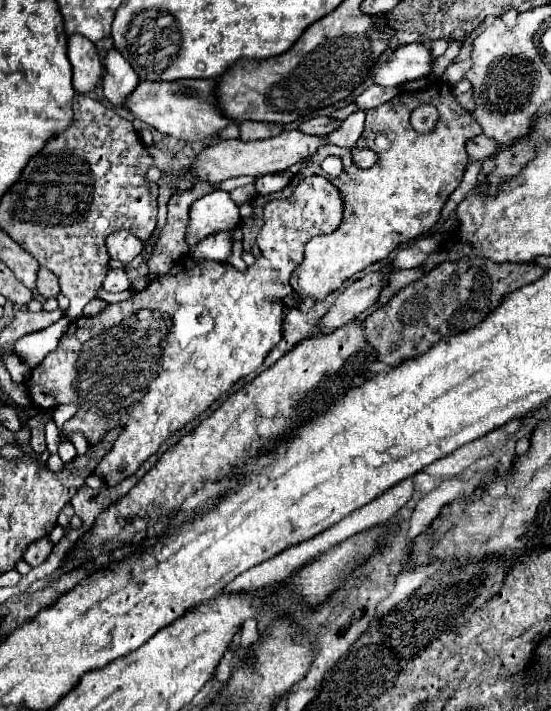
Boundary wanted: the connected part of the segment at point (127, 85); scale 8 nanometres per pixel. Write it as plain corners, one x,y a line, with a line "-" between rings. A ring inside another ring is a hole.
110,50
106,54
104,68
106,68
106,74
104,74
104,80
102,80
104,96
114,106
122,106
122,102
128,98
130,90
134,90
134,86
138,86
140,78
134,72
134,68
116,50

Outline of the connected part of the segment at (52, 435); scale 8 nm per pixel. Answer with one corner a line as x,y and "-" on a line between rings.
52,420
46,424
46,446
48,446
50,454
58,452
58,428

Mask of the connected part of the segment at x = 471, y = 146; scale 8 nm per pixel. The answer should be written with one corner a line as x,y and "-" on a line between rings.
480,134
466,142
466,150
468,150
470,160
486,160
496,152
496,142
492,138
486,138
484,134

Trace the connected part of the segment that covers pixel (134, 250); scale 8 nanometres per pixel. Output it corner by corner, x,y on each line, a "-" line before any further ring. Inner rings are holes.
118,230
118,232
114,232
114,234
110,234
106,238
106,246
110,250
112,260
128,264
128,262
132,262
142,252
144,244
142,244
140,238
136,238
128,230

